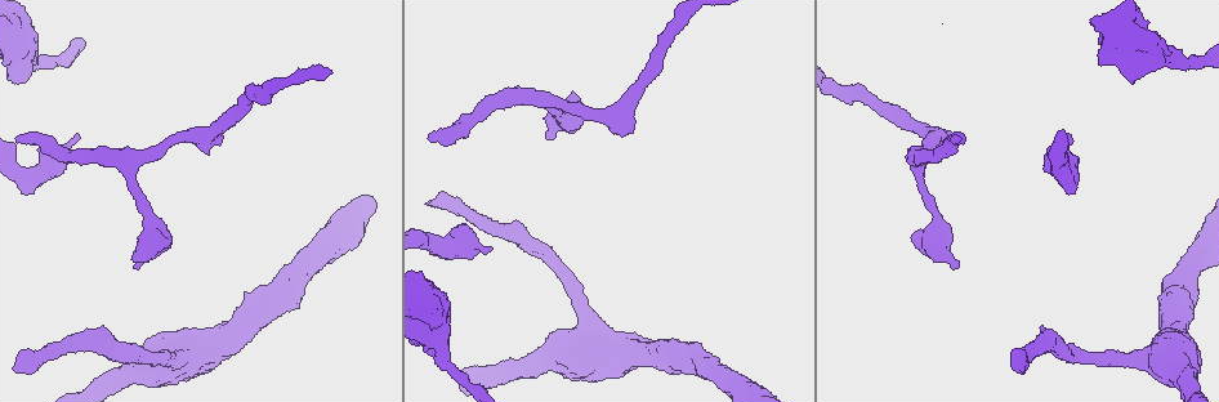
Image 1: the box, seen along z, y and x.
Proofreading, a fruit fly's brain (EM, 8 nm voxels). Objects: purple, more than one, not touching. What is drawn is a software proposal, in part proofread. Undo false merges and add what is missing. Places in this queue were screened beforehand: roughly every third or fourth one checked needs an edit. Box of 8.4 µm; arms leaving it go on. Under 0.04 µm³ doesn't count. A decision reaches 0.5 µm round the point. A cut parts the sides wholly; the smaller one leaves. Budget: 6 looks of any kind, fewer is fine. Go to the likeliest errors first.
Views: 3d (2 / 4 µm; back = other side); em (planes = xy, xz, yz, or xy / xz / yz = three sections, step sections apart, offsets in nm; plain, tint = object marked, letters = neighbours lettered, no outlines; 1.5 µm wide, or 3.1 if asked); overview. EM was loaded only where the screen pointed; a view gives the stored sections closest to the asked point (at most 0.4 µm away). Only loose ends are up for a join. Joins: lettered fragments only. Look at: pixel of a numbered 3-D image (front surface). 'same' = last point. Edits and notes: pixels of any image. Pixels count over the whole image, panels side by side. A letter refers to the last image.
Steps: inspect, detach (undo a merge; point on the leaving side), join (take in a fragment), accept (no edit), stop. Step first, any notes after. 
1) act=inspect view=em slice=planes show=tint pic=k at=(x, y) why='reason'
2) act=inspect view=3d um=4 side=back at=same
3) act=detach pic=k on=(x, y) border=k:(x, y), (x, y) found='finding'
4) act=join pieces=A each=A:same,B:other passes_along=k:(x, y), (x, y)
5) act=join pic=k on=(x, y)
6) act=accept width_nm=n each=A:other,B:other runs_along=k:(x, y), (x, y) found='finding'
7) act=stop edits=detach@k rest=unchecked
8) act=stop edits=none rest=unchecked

act=inspect view=3d um=2 pic=1 at=(15, 138) why='long arm stops here'

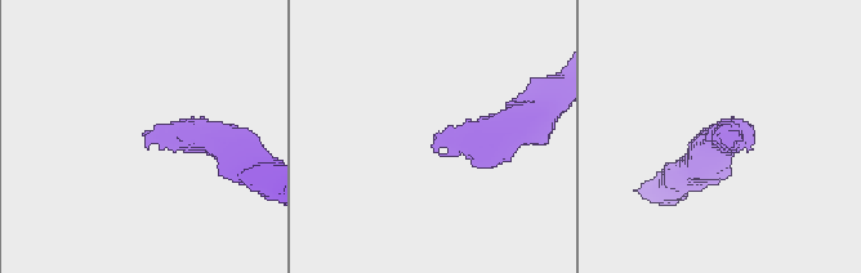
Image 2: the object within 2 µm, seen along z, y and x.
act=inspect view=em slice=planes show=plain pic=2 at=(433, 147)

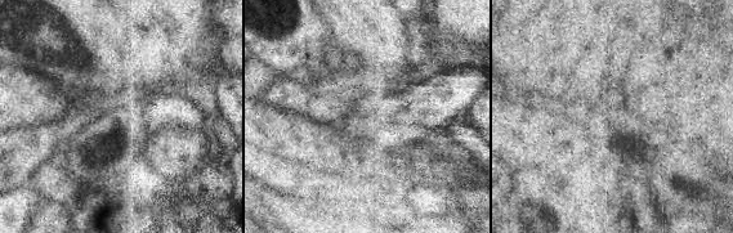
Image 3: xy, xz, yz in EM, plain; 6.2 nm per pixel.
act=inspect view=em slice=planes show=letters at=same

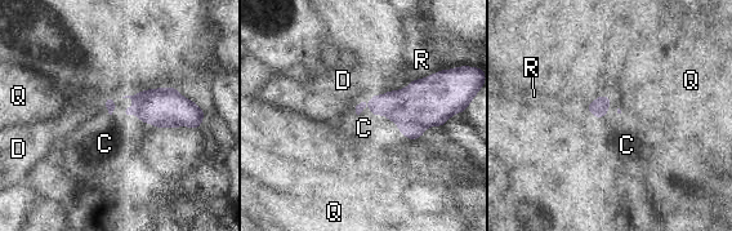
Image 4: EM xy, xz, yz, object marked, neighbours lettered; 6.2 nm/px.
act=join pieces=C each=C:same,D:other,Q:other,R:other passes_along=4:(420, 105), (383, 115), (364, 128) found='the neuron continues'

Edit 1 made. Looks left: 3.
act=inspect view=em slice=planes show=plain pic=1 at=(428, 205) why='end of a long branch'

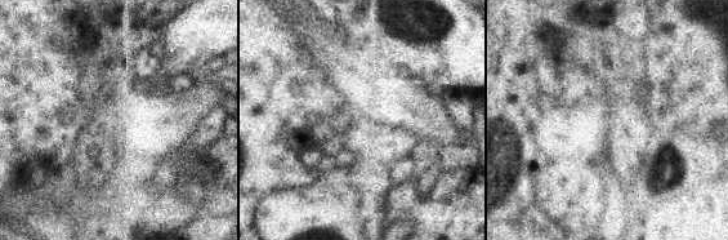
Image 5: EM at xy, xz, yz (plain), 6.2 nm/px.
act=inspect view=em slice=planes show=letters at=same

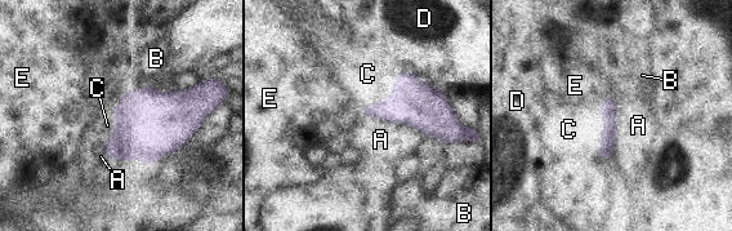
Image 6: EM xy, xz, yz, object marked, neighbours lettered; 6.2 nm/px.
act=join pieces=C longest_contact=A:440nm each=A:other,B:other,C:same,D:other,E:other passes_along=6:(415, 102), (389, 98), (367, 74) found='it goes on there'

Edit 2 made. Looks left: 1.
act=stop edits=join@4,join@6 rest=unchecked

